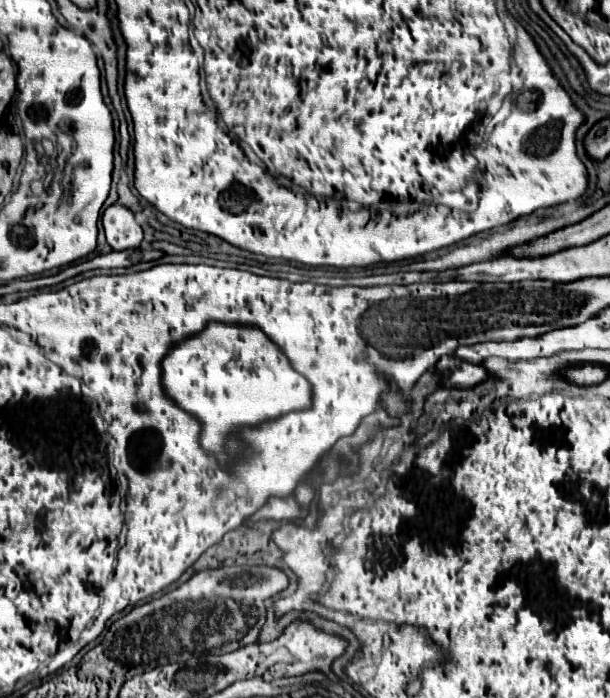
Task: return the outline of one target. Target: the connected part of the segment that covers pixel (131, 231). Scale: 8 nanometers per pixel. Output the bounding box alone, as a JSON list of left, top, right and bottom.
[102,204,142,250]

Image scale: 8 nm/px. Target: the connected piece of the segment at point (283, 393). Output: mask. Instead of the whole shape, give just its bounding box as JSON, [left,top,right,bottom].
[162,324,310,464]

